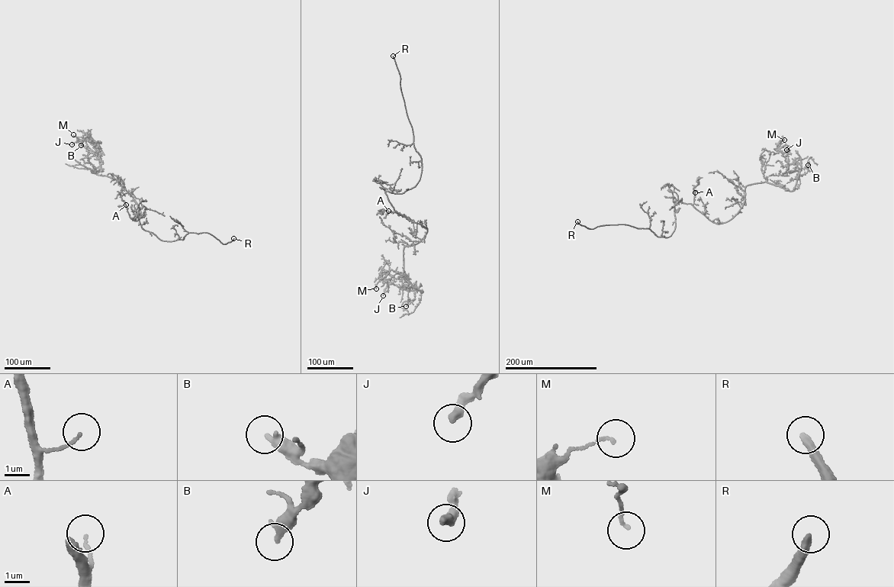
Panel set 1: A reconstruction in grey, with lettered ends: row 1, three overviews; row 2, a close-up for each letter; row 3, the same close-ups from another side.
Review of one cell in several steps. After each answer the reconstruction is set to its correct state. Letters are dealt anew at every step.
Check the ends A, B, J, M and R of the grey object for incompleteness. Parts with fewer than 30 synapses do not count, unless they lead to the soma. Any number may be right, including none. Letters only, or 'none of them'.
R

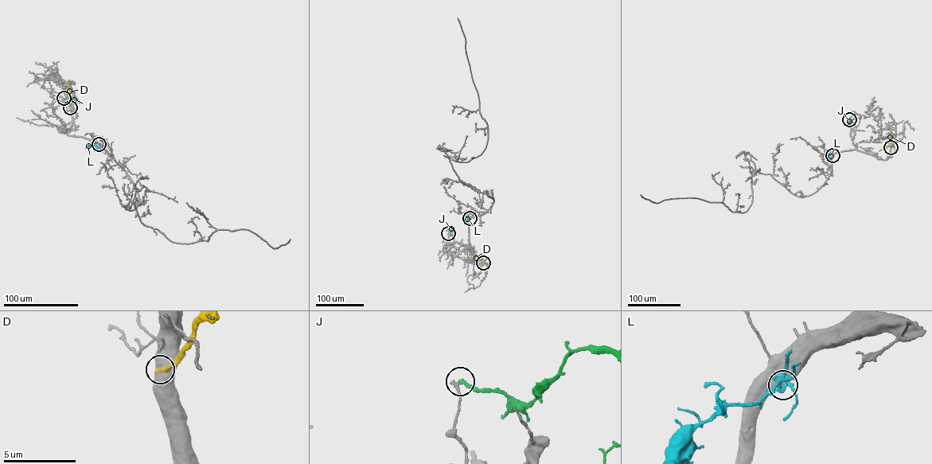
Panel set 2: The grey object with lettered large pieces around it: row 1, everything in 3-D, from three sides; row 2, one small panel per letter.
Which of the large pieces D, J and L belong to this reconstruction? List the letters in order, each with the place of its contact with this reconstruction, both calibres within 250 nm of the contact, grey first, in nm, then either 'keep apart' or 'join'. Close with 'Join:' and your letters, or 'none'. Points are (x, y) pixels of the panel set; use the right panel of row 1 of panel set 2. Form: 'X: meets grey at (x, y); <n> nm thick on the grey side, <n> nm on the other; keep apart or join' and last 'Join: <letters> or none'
D: meets grey at (891, 147); 750 nm thick on the grey side, 220 nm on the other; keep apart
J: meets grey at (849, 119); 240 nm thick on the grey side, 240 nm on the other; keep apart
L: meets grey at (832, 155); 460 nm thick on the grey side, 170 nm on the other; join
Join: L

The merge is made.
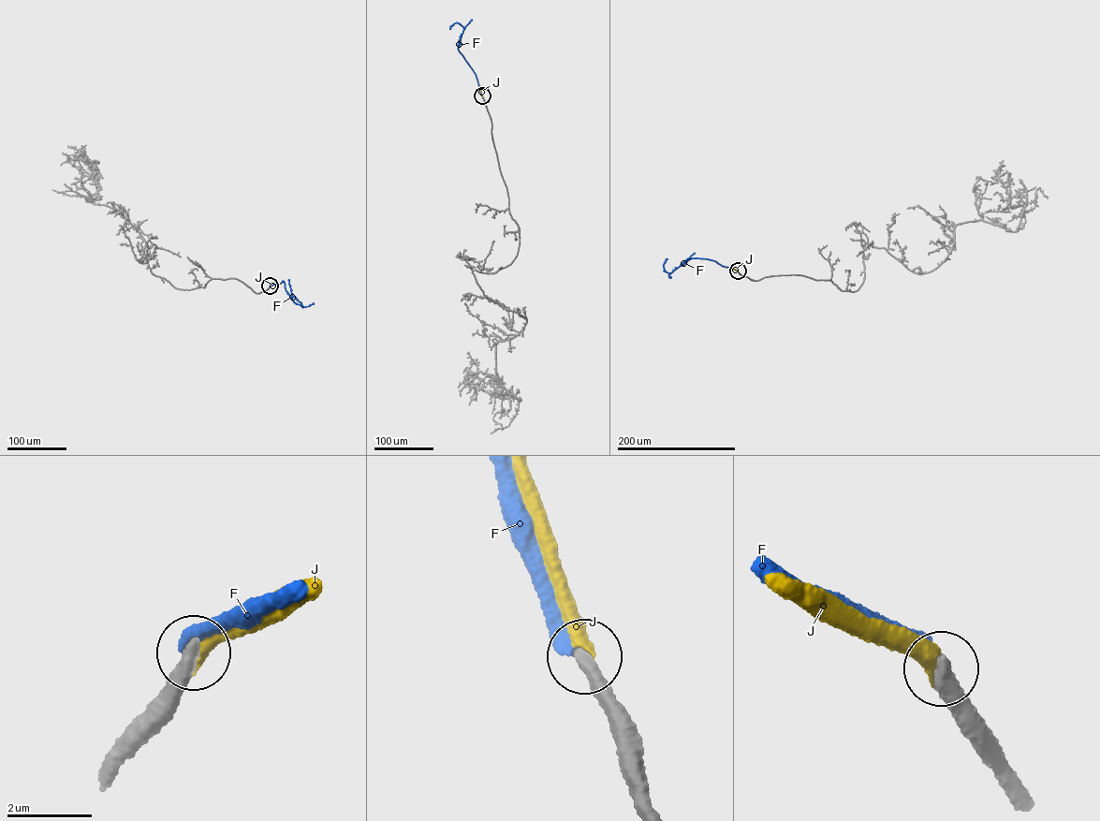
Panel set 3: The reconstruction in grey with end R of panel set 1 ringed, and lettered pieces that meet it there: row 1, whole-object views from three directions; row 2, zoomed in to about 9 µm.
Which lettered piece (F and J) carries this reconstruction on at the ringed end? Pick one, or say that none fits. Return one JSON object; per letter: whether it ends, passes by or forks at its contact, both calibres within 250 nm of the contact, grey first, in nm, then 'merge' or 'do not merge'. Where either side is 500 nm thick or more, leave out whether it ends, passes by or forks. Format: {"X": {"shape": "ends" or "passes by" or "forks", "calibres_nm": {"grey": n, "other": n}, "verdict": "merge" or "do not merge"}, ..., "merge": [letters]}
{"F": {"shape": "ends", "calibres_nm": {"grey": 360, "other": 320}, "verdict": "do not merge"}, "J": {"shape": "ends", "calibres_nm": {"grey": 420, "other": 400}, "verdict": "merge"}, "merge": ["J"]}

